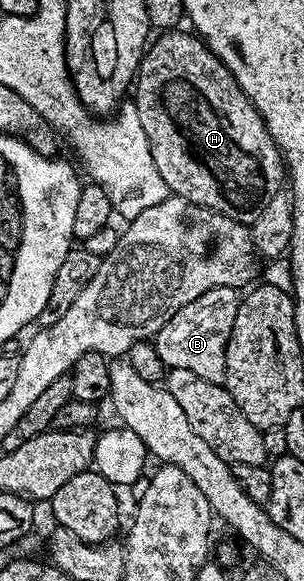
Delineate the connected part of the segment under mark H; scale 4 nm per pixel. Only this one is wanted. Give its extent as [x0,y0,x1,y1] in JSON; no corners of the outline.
[132,30,283,225]

